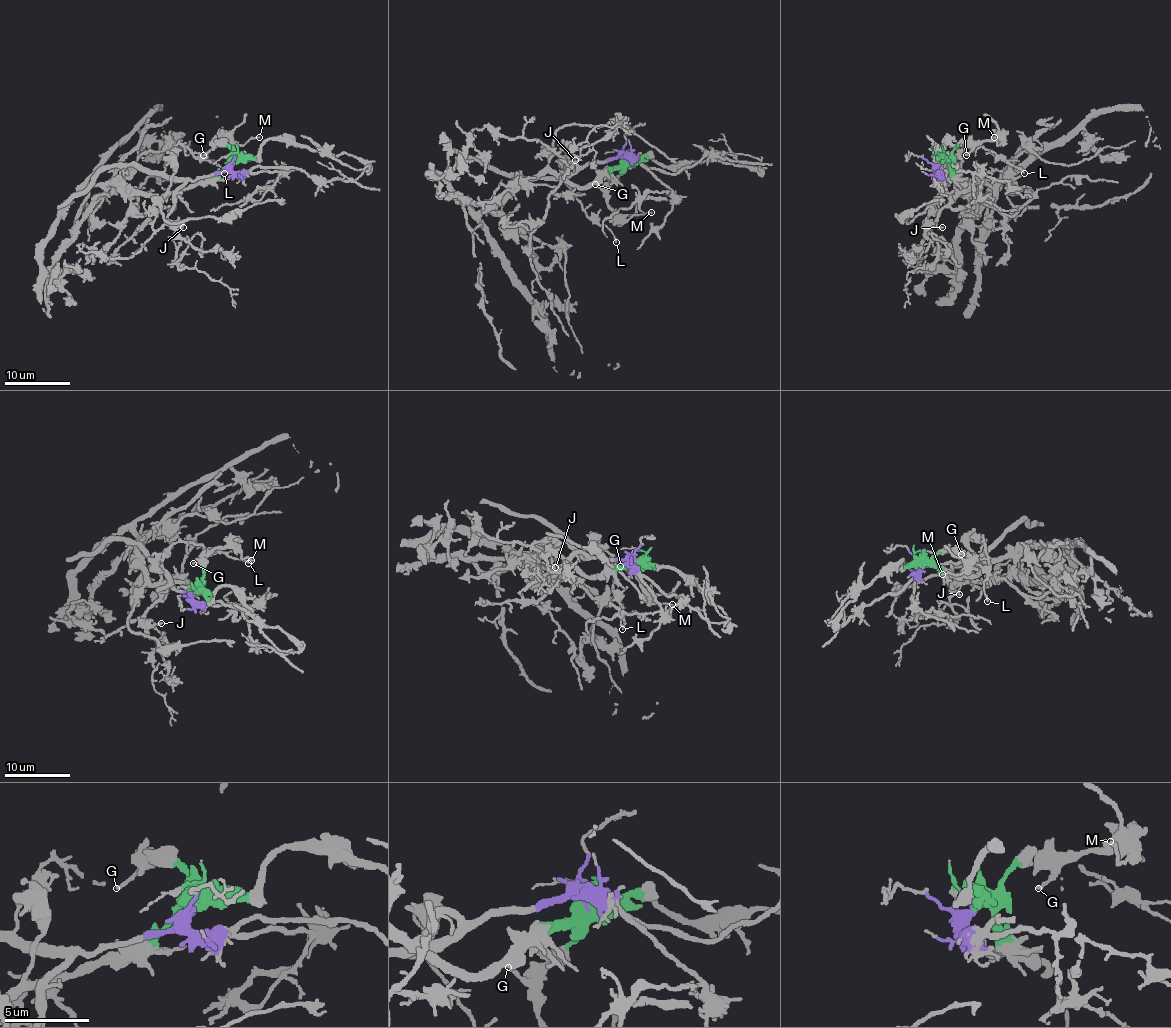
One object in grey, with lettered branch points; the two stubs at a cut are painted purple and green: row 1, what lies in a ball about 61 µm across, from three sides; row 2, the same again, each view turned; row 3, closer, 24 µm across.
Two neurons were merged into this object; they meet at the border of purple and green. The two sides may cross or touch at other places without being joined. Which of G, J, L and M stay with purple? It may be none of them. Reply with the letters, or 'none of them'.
J, L

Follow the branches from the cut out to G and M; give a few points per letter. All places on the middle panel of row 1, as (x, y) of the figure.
G: (625, 160), (623, 170), (602, 188), (595, 183)
M: (625, 160), (623, 172), (608, 188), (608, 205), (626, 218), (651, 211)

